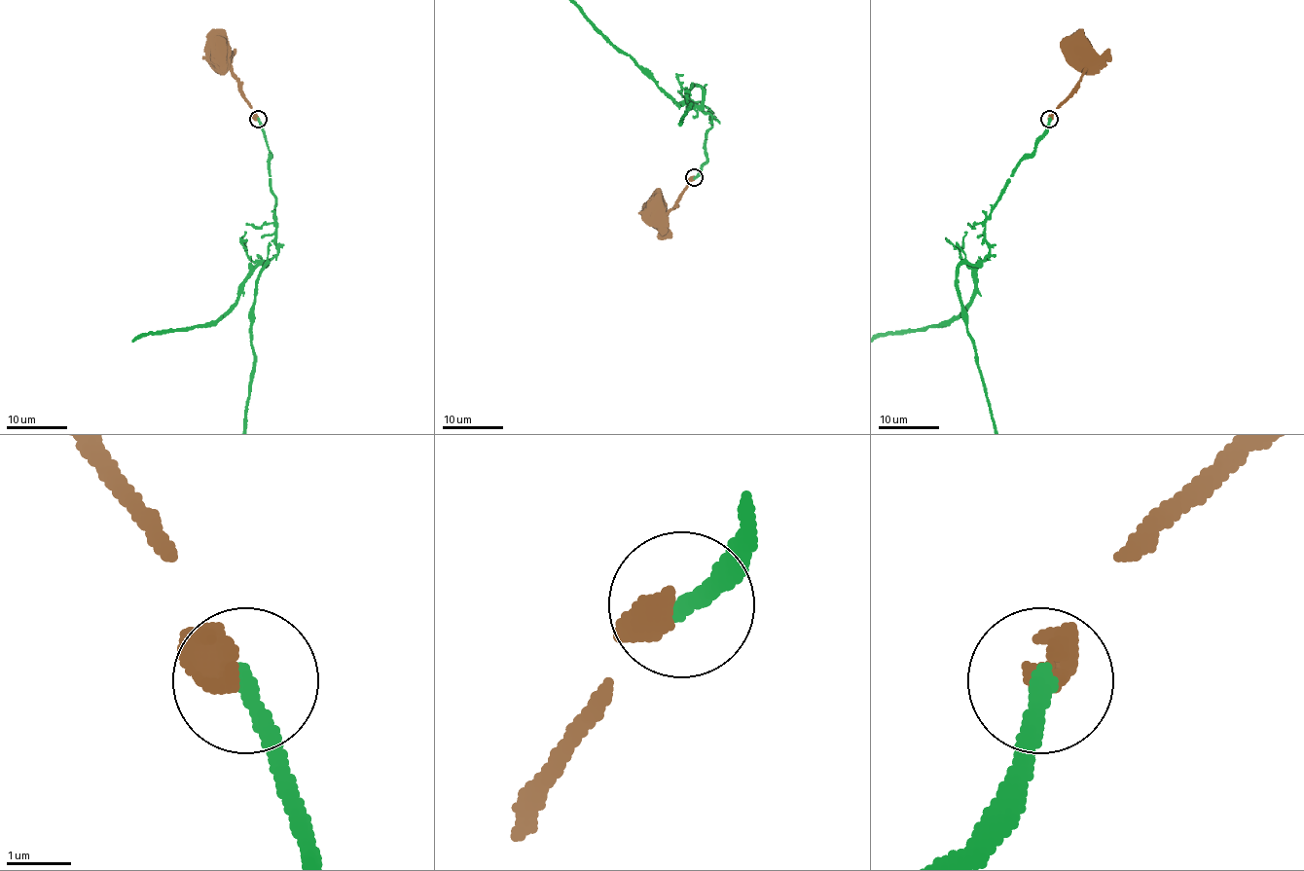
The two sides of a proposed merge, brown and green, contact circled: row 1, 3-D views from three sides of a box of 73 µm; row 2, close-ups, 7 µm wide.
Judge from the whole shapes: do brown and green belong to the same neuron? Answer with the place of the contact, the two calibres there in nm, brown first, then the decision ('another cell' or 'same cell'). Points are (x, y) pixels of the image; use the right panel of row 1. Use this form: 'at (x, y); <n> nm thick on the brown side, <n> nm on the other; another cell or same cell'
at (1049, 119); 440 nm thick on the brown side, 300 nm on the other; same cell

